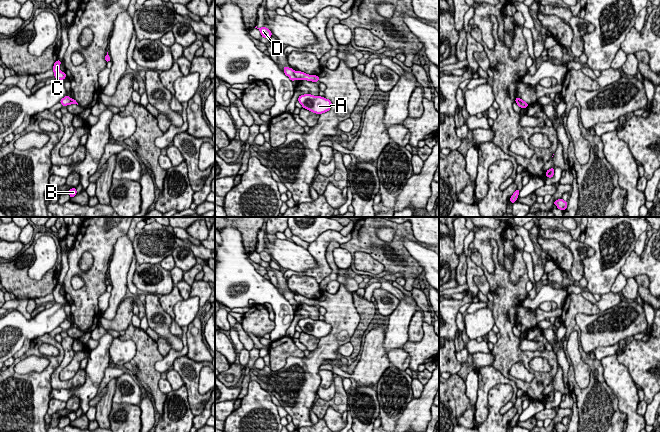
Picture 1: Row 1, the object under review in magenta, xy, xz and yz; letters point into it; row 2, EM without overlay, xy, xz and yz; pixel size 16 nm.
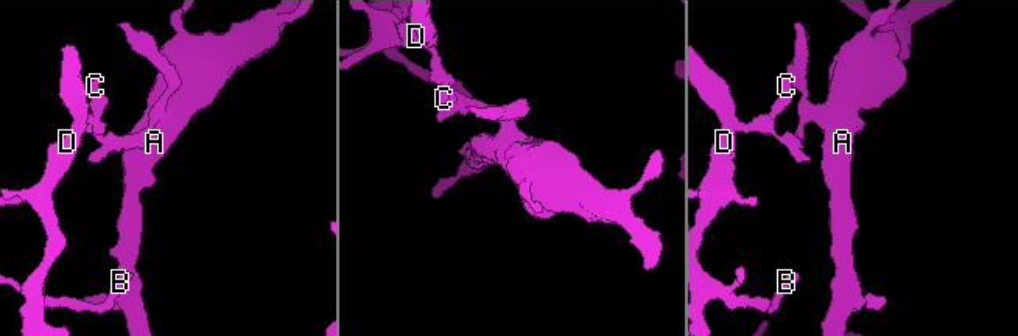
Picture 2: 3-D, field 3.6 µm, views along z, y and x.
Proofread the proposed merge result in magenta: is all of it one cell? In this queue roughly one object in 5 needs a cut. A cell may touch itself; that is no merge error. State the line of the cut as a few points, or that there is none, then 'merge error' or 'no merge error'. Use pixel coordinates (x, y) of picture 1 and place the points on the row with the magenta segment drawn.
xz (294, 70), (294, 75), (297, 79) | merge error

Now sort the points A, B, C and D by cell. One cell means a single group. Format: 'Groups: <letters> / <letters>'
Groups: A / B C D

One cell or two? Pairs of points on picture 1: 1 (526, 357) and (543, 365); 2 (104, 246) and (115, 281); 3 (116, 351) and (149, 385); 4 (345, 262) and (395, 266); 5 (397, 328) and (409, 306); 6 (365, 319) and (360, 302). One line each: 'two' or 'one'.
1: two
2: two
3: two
4: two
5: one
6: one

